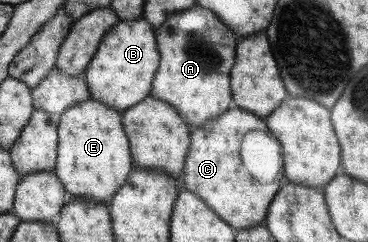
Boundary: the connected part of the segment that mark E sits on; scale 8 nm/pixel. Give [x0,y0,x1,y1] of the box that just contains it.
[53,97,133,204]

